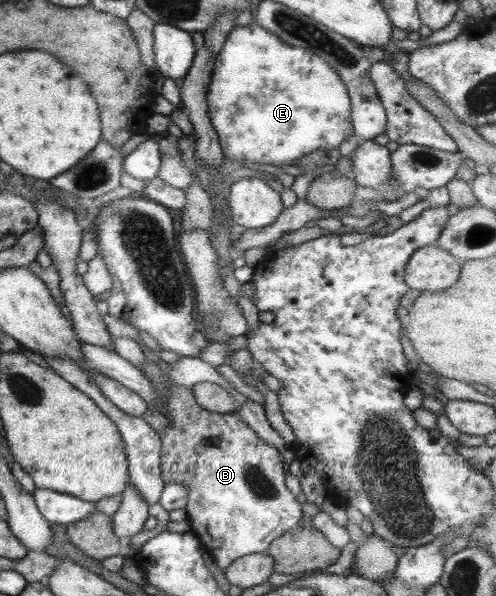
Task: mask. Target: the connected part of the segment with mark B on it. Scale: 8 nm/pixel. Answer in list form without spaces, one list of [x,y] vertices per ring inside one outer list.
[[[145,359],[142,365],[134,365],[150,382],[158,398],[163,399],[162,410],[168,418],[166,427],[158,433],[160,438],[160,457],[158,471],[162,482],[178,482],[188,493],[186,521],[190,531],[196,535],[199,544],[213,558],[214,564],[222,571],[228,568],[238,557],[252,553],[265,554],[266,548],[274,539],[295,529],[302,521],[302,505],[284,486],[284,469],[278,450],[264,443],[236,413],[212,413],[202,409],[191,387],[170,385],[162,373],[163,360]]]

